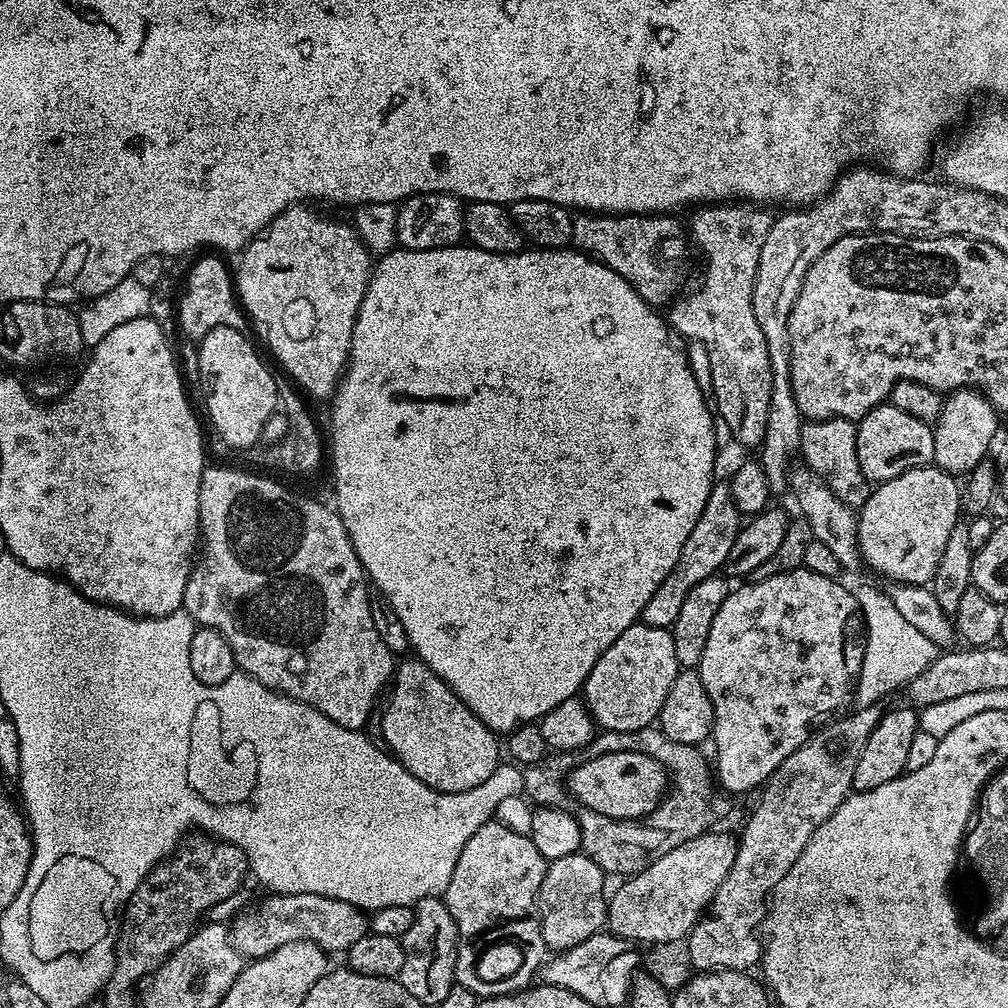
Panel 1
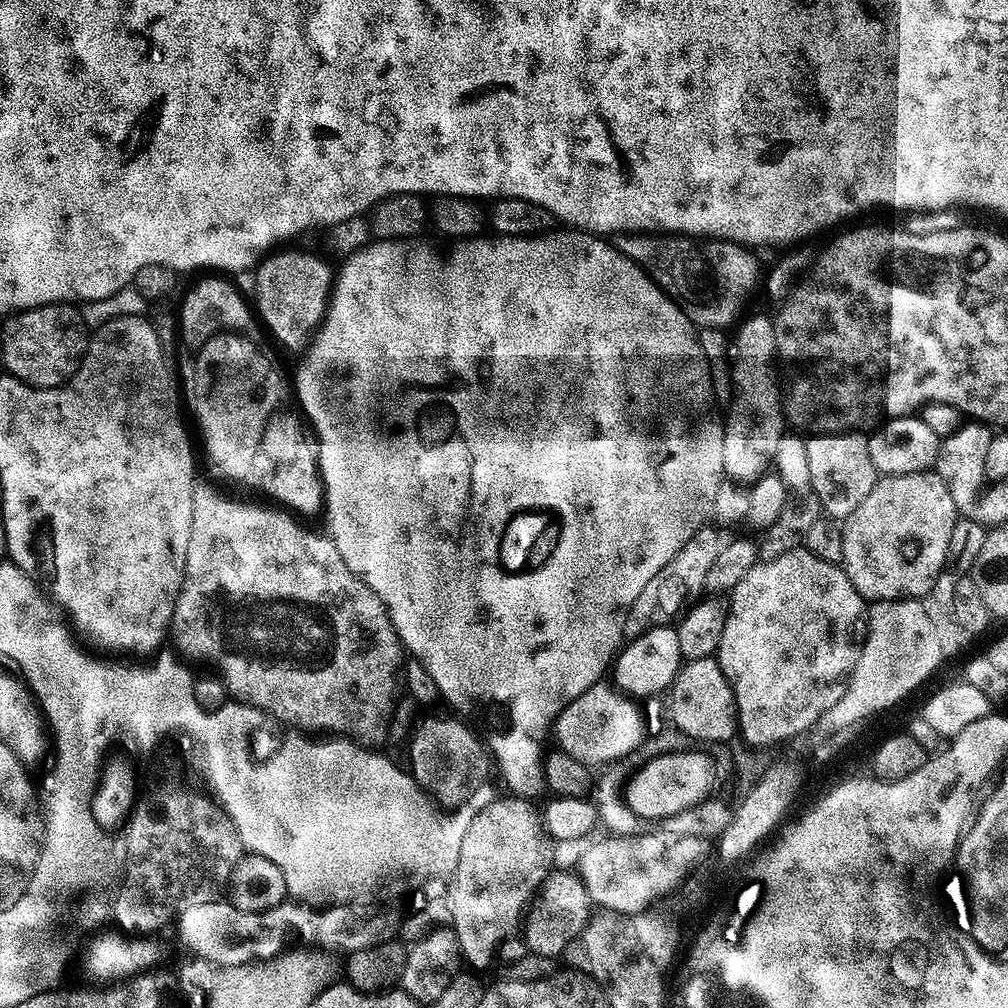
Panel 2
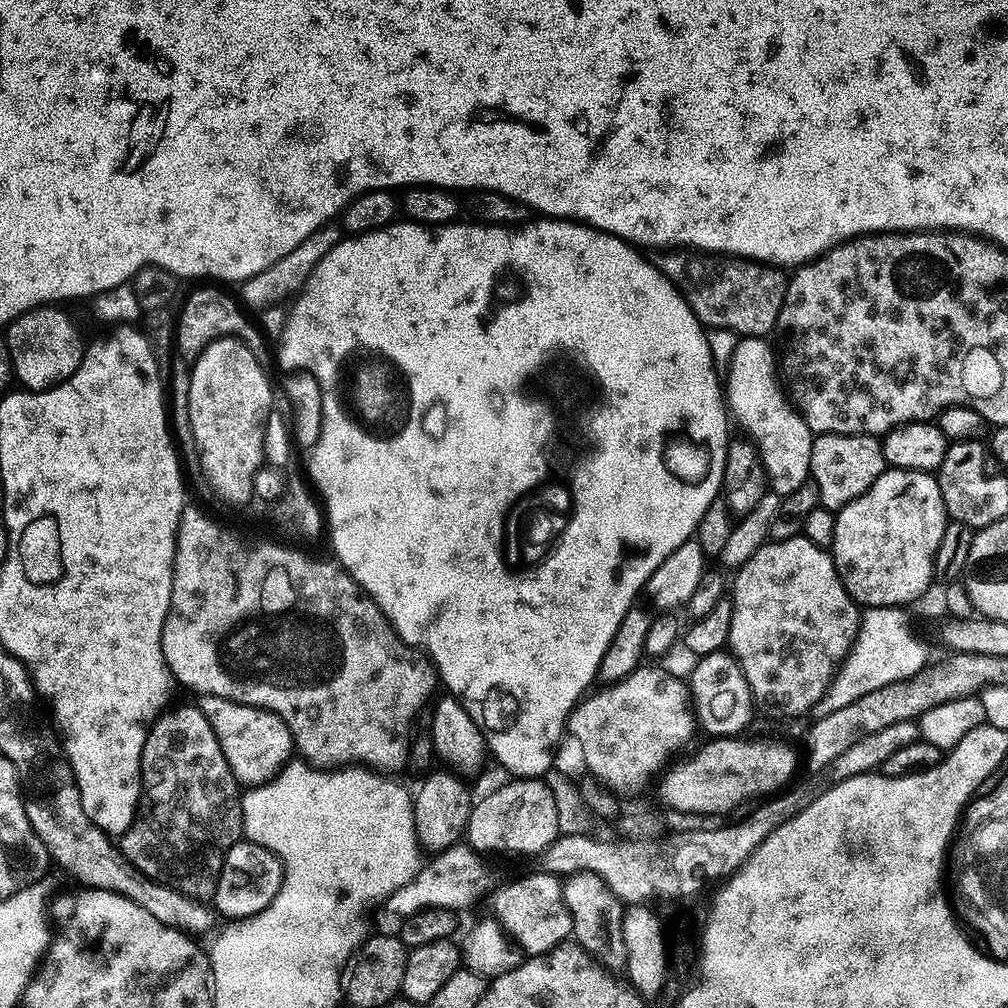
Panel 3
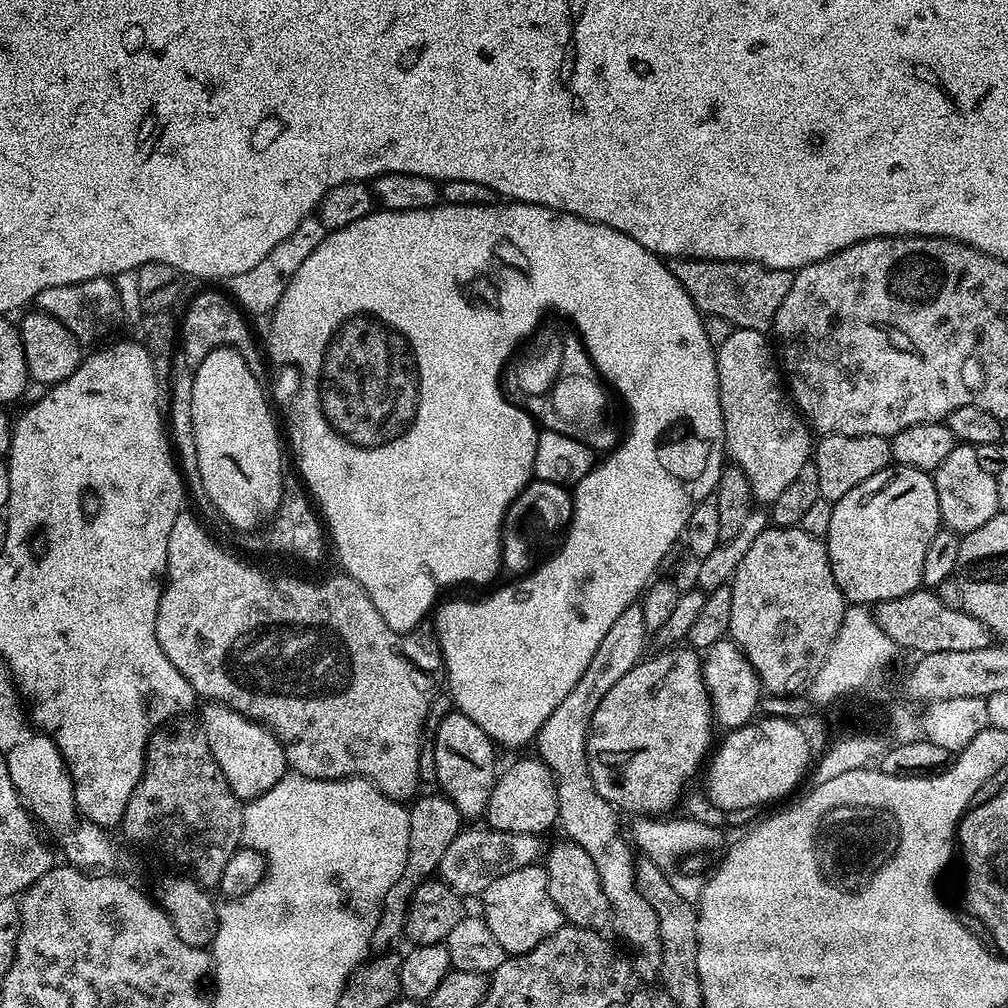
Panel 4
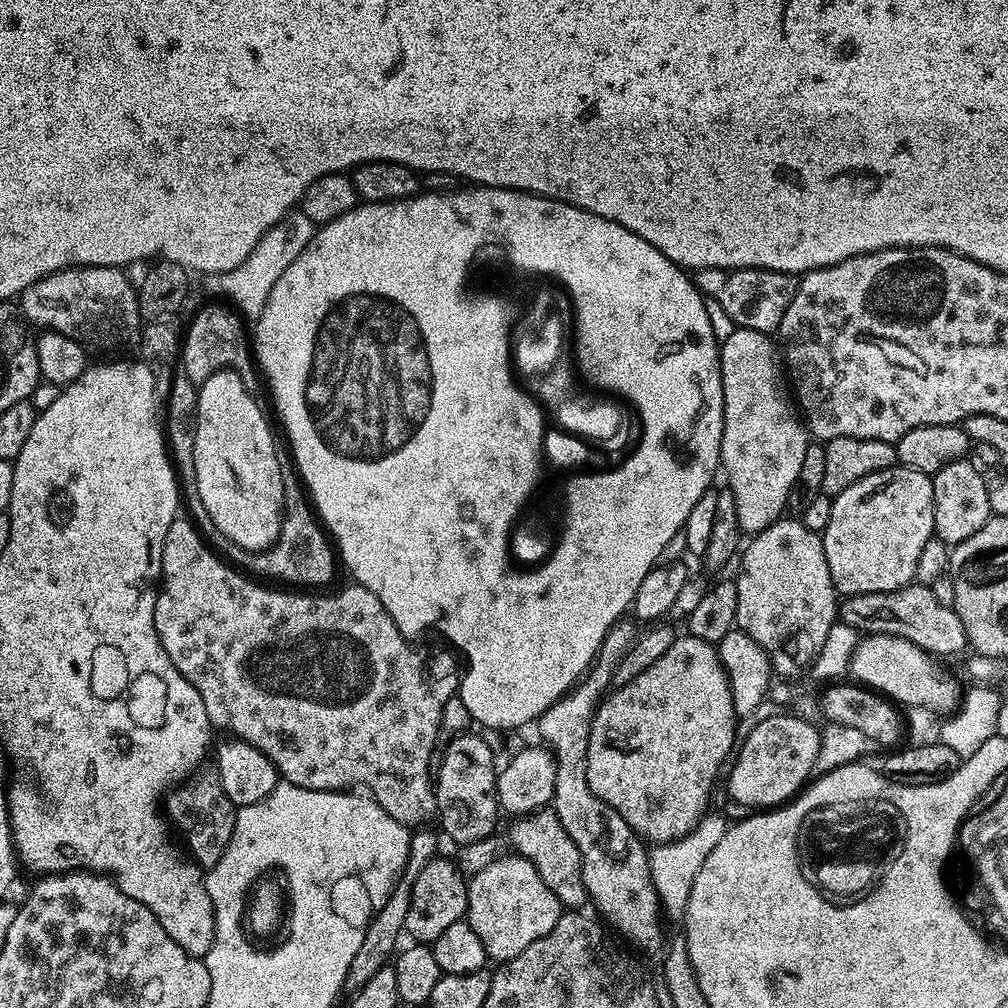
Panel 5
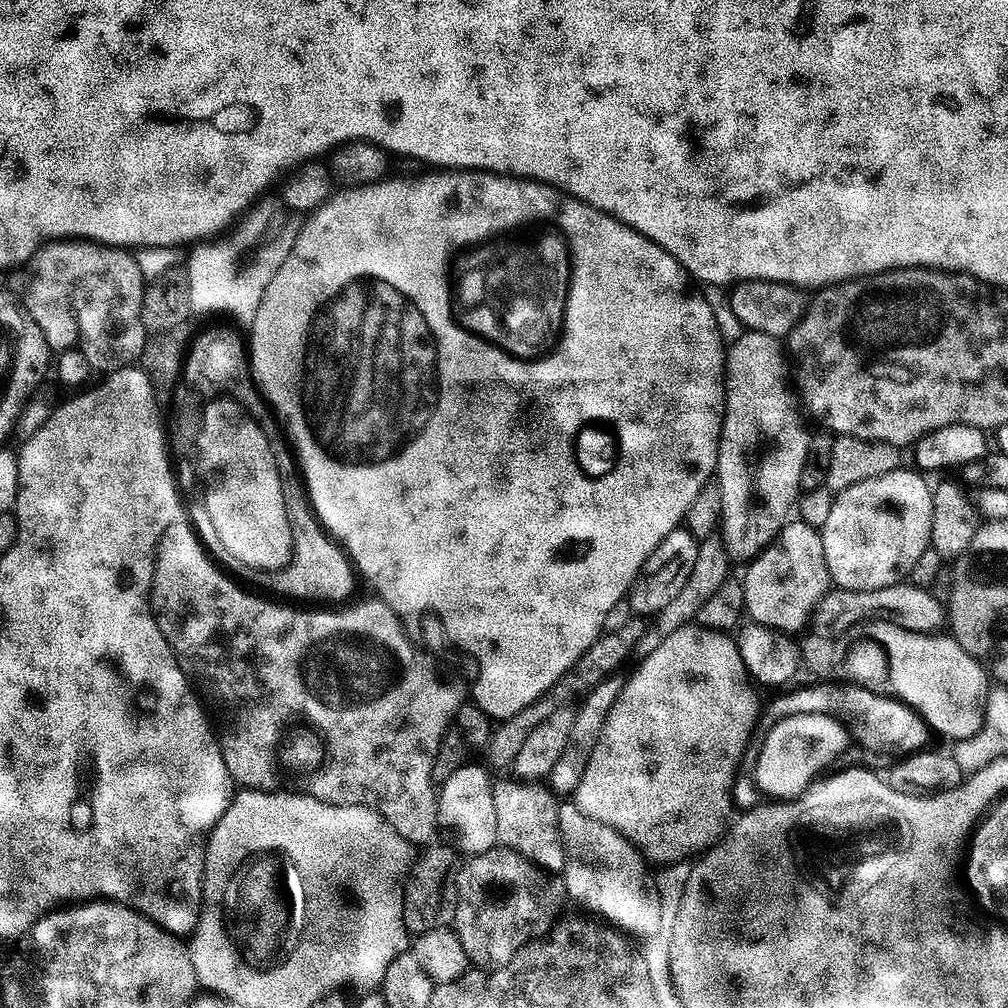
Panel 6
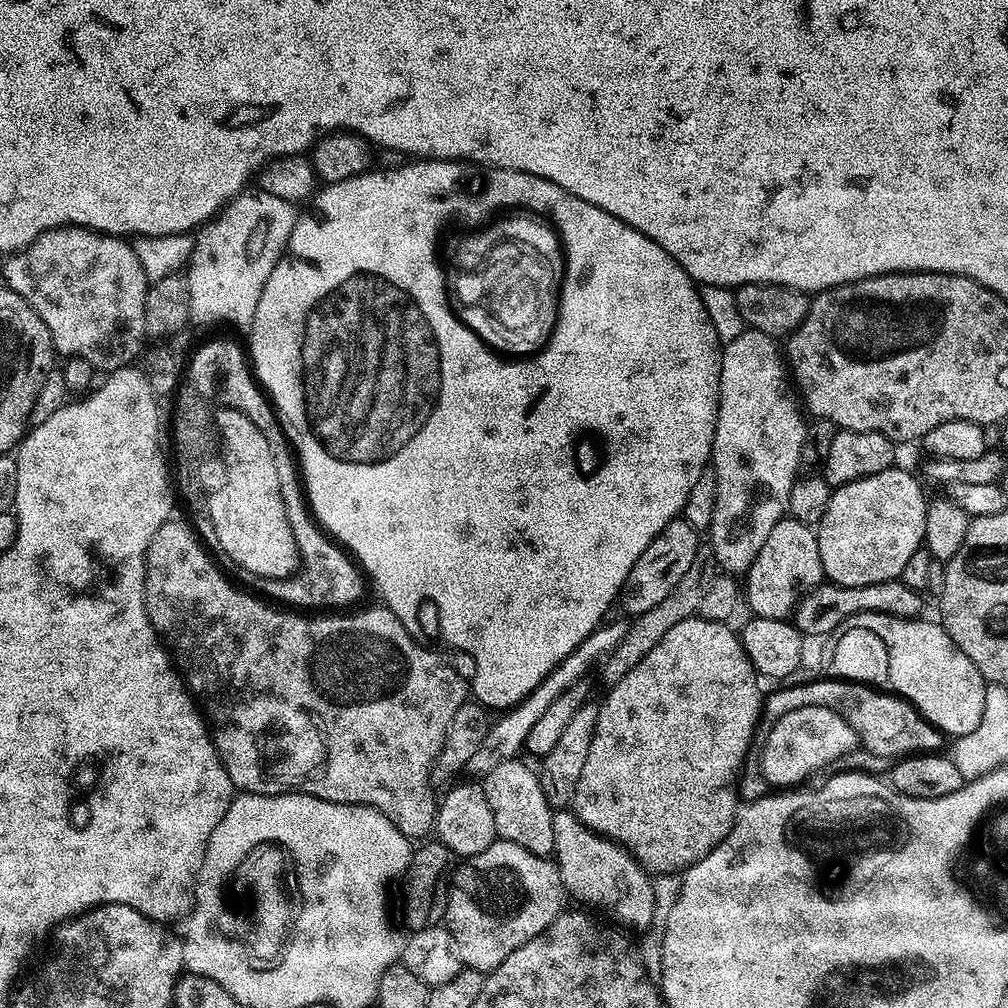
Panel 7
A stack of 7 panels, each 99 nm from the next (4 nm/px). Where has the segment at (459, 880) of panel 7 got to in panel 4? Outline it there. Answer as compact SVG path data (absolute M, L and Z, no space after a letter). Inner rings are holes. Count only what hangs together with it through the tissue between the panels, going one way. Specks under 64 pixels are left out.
M539 863L511 870L492 882L483 892L483 920L508 956L520 956L534 950L538 942L550 938L565 923L564 915L554 906L548 889L548 873Z

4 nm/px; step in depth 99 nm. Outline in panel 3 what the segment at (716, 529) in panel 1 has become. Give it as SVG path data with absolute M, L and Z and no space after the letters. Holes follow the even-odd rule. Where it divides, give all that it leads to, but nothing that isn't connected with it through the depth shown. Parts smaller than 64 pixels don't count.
M696 539L687 540L658 566L658 570L654 570L654 574L650 574L650 578L644 584L642 593L643 602L637 602L632 605L630 610L626 610L626 618L622 618L622 626L618 626L618 634L614 634L614 638L610 642L610 646L606 646L606 654L600 663L598 673L599 679L604 682L615 682L625 680L632 672L641 667L642 657L644 656L644 643L646 642L646 634L650 630L654 619L654 611L660 614L667 613L669 610L676 610L679 606L687 605L688 599L694 594L694 590L698 587L698 582L702 582L706 571L706 557L701 550L699 541Z

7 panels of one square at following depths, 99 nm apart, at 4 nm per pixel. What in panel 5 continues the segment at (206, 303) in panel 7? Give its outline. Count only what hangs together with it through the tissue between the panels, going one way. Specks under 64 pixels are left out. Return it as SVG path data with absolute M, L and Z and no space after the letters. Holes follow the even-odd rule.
M302 210L289 212L274 226L270 226L270 230L266 230L266 234L262 234L262 238L256 243L254 250L250 250L250 254L237 268L229 272L221 272L213 279L216 280L212 284L213 290L221 292L226 299L232 300L228 301L231 307L245 321L259 320L262 310L270 298L270 290L274 290L274 282L278 282L278 278L282 278L286 266L290 266L290 262L294 262L294 258L298 258L298 254L302 254L302 250L306 250L313 235L313 222L310 218L306 218L306 214Z

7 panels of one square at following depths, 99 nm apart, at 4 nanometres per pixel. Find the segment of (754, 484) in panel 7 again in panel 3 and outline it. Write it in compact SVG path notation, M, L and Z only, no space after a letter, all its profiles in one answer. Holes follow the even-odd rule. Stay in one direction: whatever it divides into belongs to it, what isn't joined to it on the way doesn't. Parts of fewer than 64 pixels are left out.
M745 336L737 342L726 369L726 407L731 419L745 428L764 462L768 487L777 496L790 495L810 480L810 450L814 434L792 407L778 379L778 356L763 336Z

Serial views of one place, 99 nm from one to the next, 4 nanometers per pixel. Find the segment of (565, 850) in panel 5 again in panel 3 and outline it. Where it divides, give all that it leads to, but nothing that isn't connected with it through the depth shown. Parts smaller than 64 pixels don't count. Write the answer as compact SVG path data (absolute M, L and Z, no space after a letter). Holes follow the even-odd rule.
M576 872L563 881L564 901L572 915L575 943L590 953L592 959L609 973L616 974L627 965L626 942L622 938L625 905L594 873Z

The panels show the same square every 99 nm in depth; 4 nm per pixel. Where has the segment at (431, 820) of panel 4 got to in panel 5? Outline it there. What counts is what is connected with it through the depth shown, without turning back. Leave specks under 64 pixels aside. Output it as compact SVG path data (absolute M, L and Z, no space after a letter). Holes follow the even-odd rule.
M416 830L411 833L408 841L408 861L404 872L400 876L400 881L393 886L392 893L386 898L384 905L368 922L368 928L362 938L362 946L358 946L358 954L354 954L354 958L348 964L348 973L344 975L345 993L351 994L366 982L370 982L370 978L374 978L374 974L378 974L378 970L385 967L397 951L396 939L404 932L406 910L410 910L410 894L414 886L414 878L418 878L418 874L422 874L422 866L426 866L426 862L430 862L437 855L435 838L424 831L428 830Z

